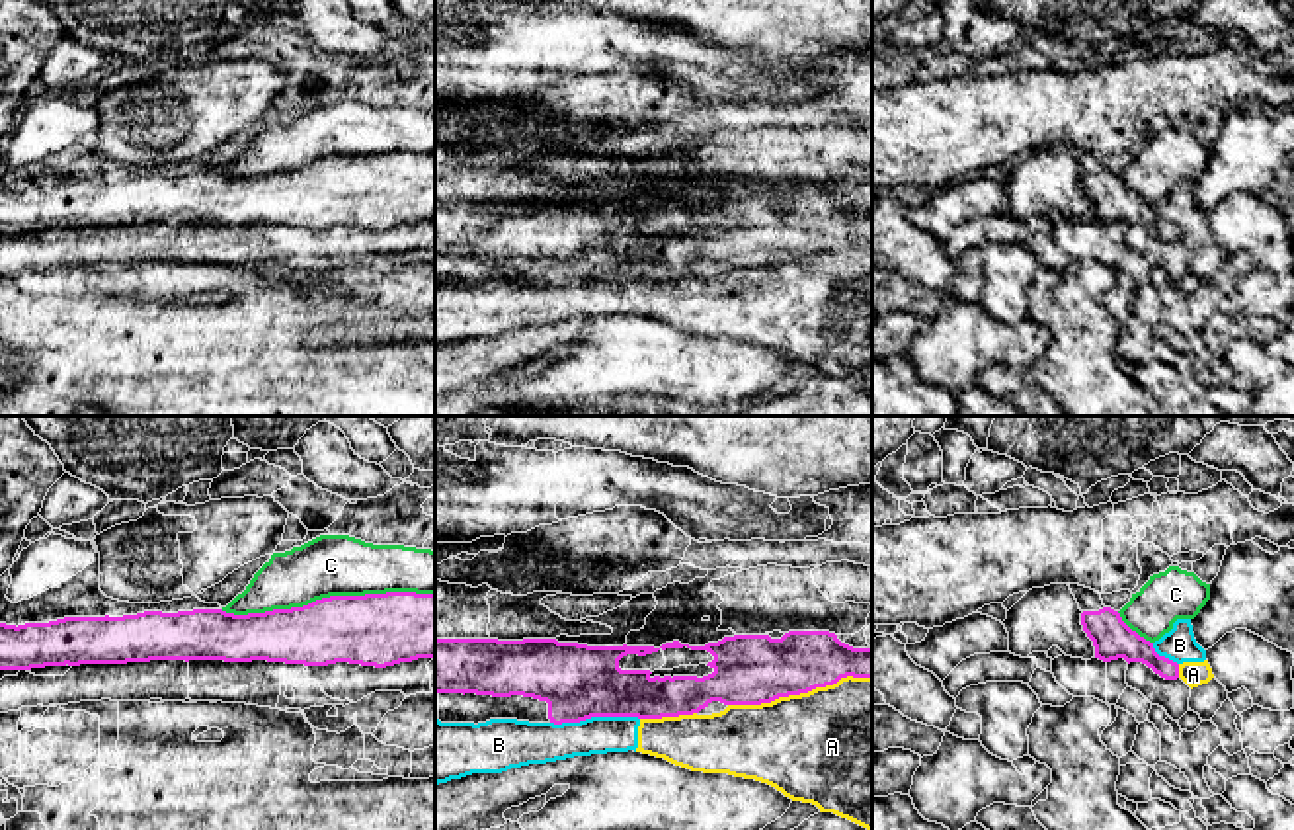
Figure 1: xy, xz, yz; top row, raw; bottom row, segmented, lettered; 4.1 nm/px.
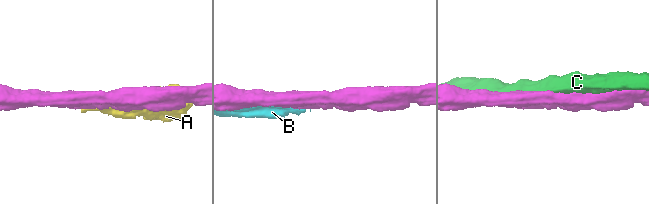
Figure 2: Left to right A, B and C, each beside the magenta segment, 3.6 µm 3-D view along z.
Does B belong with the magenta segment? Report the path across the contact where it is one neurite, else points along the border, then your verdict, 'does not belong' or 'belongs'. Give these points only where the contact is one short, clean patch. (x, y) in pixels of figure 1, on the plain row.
does not belong

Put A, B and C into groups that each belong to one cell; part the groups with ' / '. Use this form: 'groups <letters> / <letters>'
groups A B / C

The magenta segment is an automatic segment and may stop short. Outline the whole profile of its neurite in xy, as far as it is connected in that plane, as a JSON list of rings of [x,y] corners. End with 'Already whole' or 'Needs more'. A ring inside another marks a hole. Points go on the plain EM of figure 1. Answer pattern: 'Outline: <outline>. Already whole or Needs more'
Outline: [[[435,156],[330,158],[303,170],[248,178],[193,172],[123,180],[64,180],[18,189],[0,186],[0,232],[150,223],[267,223],[304,228],[349,225],[386,230],[418,221],[435,221]]]. Already whole

